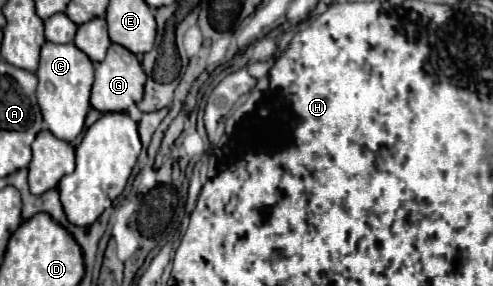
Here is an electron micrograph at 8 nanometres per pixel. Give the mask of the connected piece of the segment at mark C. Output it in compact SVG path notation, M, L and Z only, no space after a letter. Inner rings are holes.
M50 44L42 46L38 76L38 106L42 110L46 128L60 140L72 142L84 128L90 110L90 88L94 82L94 62L76 44Z

